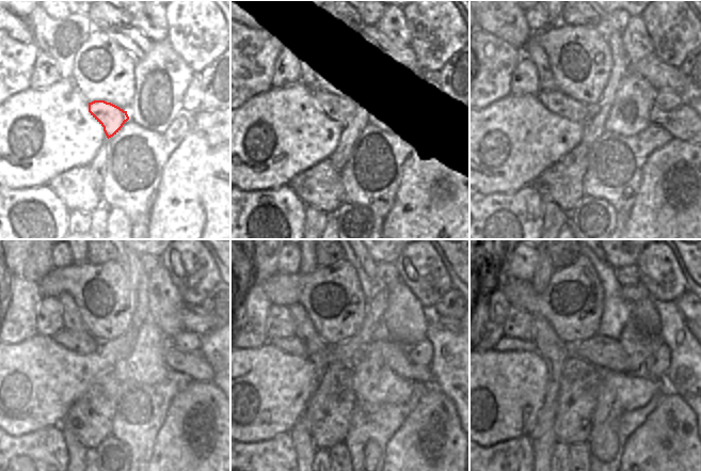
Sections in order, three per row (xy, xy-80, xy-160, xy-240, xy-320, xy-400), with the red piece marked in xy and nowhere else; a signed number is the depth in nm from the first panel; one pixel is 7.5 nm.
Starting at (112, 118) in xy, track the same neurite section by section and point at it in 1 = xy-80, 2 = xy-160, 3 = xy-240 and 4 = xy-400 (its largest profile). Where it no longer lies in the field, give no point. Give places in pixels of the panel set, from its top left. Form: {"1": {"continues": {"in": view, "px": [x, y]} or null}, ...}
{"1": {"continues": {"in": "xy-80", "px": [339, 111]}}, "2": {"continues": {"in": "xy-160", "px": [556, 101]}}, "3": {"continues": {"in": "xy-240", "px": [79, 342]}}, "4": {"continues": {"in": "xy-400", "px": [505, 343]}}}

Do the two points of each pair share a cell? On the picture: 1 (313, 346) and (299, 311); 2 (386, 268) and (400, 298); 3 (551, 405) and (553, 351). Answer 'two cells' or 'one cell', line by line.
1: one cell
2: two cells
3: one cell

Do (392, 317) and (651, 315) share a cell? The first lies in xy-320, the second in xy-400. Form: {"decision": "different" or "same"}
{"decision": "same"}

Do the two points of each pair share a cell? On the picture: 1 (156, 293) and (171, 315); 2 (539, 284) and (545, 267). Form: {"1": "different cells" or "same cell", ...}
{"1": "same cell", "2": "same cell"}

